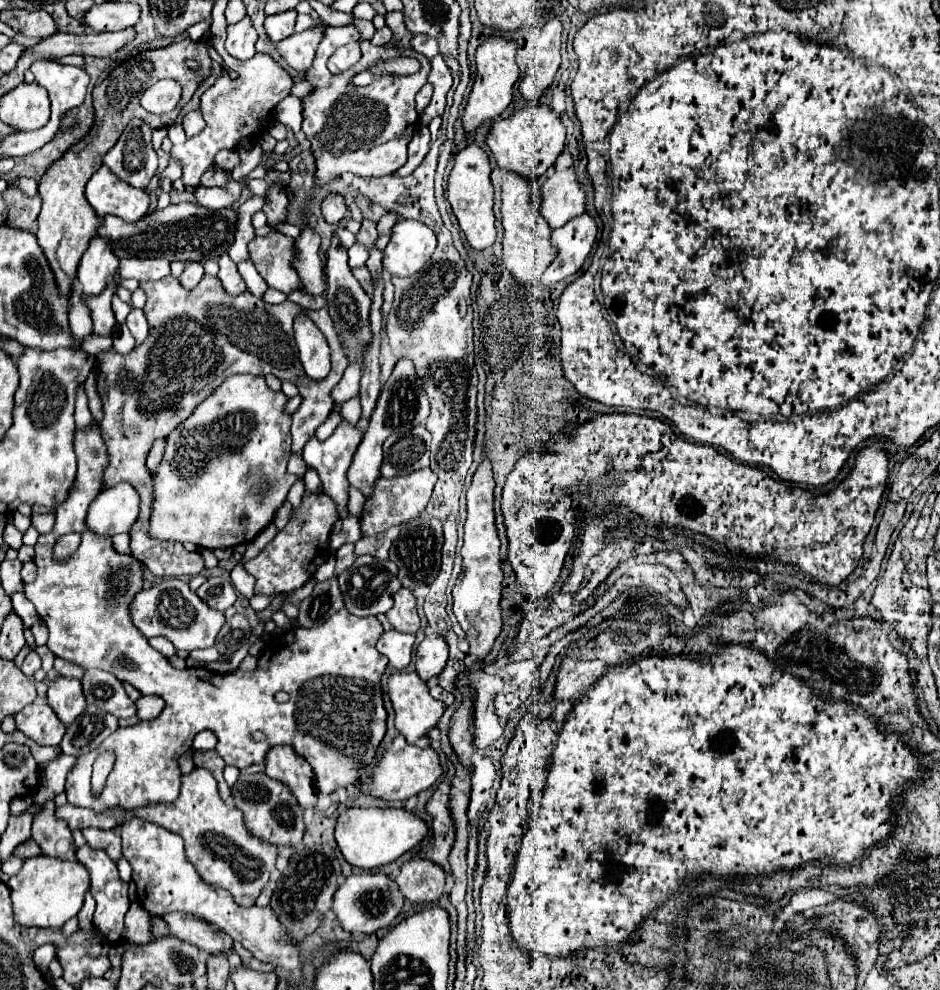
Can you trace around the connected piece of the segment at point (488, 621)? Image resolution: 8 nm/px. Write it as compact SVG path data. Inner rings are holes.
M484 454L472 484L468 488L468 518L464 526L464 546L462 546L462 574L454 586L454 614L466 632L470 644L470 654L476 658L474 664L482 664L494 646L502 630L502 566L500 566L500 540L494 524L494 476L488 456Z

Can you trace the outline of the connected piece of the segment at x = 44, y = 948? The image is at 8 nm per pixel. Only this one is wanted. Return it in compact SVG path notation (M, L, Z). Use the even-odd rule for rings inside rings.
M42 944L36 952L34 952L34 962L40 968L40 972L44 974L48 970L48 964L56 958L56 948L54 944Z

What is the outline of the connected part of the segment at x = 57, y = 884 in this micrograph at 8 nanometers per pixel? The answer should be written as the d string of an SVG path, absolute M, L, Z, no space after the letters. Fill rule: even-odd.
M34 856L24 860L20 872L10 876L6 886L10 888L14 920L18 924L36 928L60 928L82 908L84 894L90 888L90 874L80 862Z

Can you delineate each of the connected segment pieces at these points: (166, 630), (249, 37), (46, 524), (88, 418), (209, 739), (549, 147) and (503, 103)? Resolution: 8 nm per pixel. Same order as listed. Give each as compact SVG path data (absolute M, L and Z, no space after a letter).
M164 578L150 588L142 588L132 604L130 604L130 618L132 624L146 636L164 636L168 638L176 650L194 650L194 648L208 648L214 644L218 630L224 626L224 614L210 608L202 602L196 592L190 590L186 580L180 578Z
M246 16L244 20L240 20L234 26L228 26L228 38L226 38L226 50L230 56L238 58L238 60L248 60L254 56L254 44L258 40L258 34L250 22L250 18Z
M32 514L32 516L30 516L30 522L32 522L32 526L34 526L40 534L46 534L46 532L52 530L54 514Z
M83 385L78 387L74 416L76 428L84 428L95 421L89 410L88 398L84 392Z
M200 732L194 738L194 748L196 750L212 750L216 746L216 736L212 732Z
M532 104L528 108L518 110L510 118L496 120L486 138L488 148L492 150L496 164L508 172L520 174L528 180L538 180L550 166L554 166L558 154L564 148L566 130L560 122L560 116L552 112L546 104Z
M502 36L486 38L476 50L476 76L474 84L462 114L462 128L466 134L472 134L482 122L498 118L506 106L512 102L512 88L518 80L518 66L516 66L516 44Z

